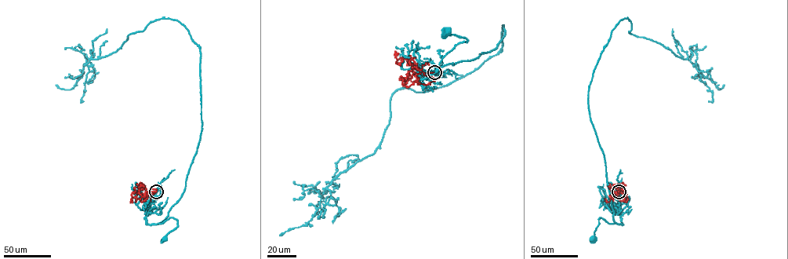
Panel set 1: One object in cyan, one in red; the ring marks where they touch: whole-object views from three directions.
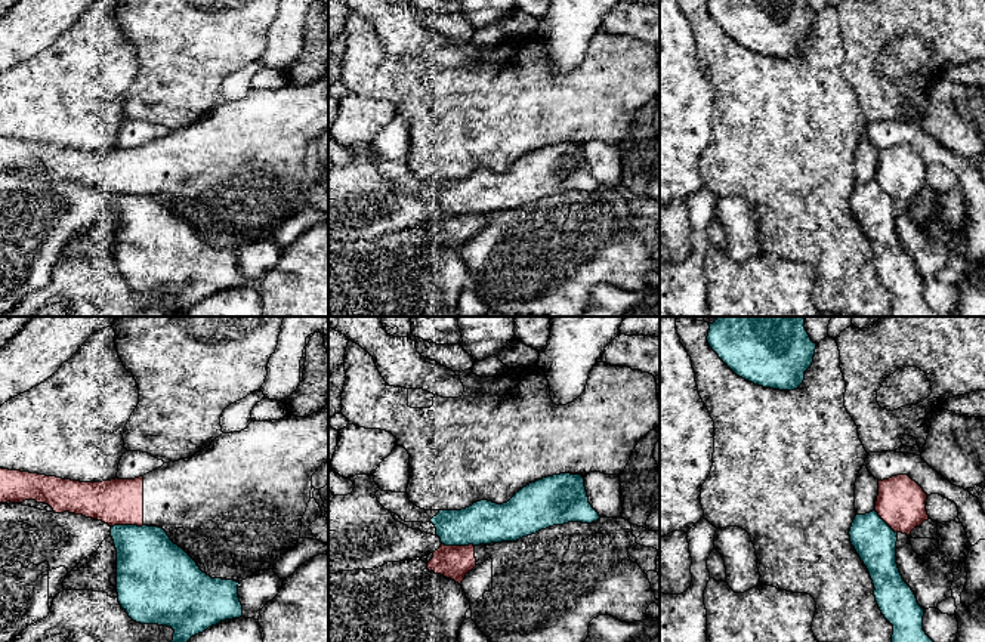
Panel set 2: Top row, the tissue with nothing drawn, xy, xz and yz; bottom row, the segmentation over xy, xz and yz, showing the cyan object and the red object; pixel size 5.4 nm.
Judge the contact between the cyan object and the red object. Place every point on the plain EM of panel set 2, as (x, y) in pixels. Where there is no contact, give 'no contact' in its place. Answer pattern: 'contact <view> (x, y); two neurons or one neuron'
contact xy (126, 194); two neurons

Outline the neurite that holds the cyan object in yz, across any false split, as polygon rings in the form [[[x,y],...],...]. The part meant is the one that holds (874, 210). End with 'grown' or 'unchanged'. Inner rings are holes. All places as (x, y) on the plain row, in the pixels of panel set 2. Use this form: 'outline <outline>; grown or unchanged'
outline [[[873,179],[855,185],[849,204],[873,249],[876,271],[893,294],[892,317],[957,317],[935,312],[923,299],[924,278],[896,232],[898,201]]]; unchanged

